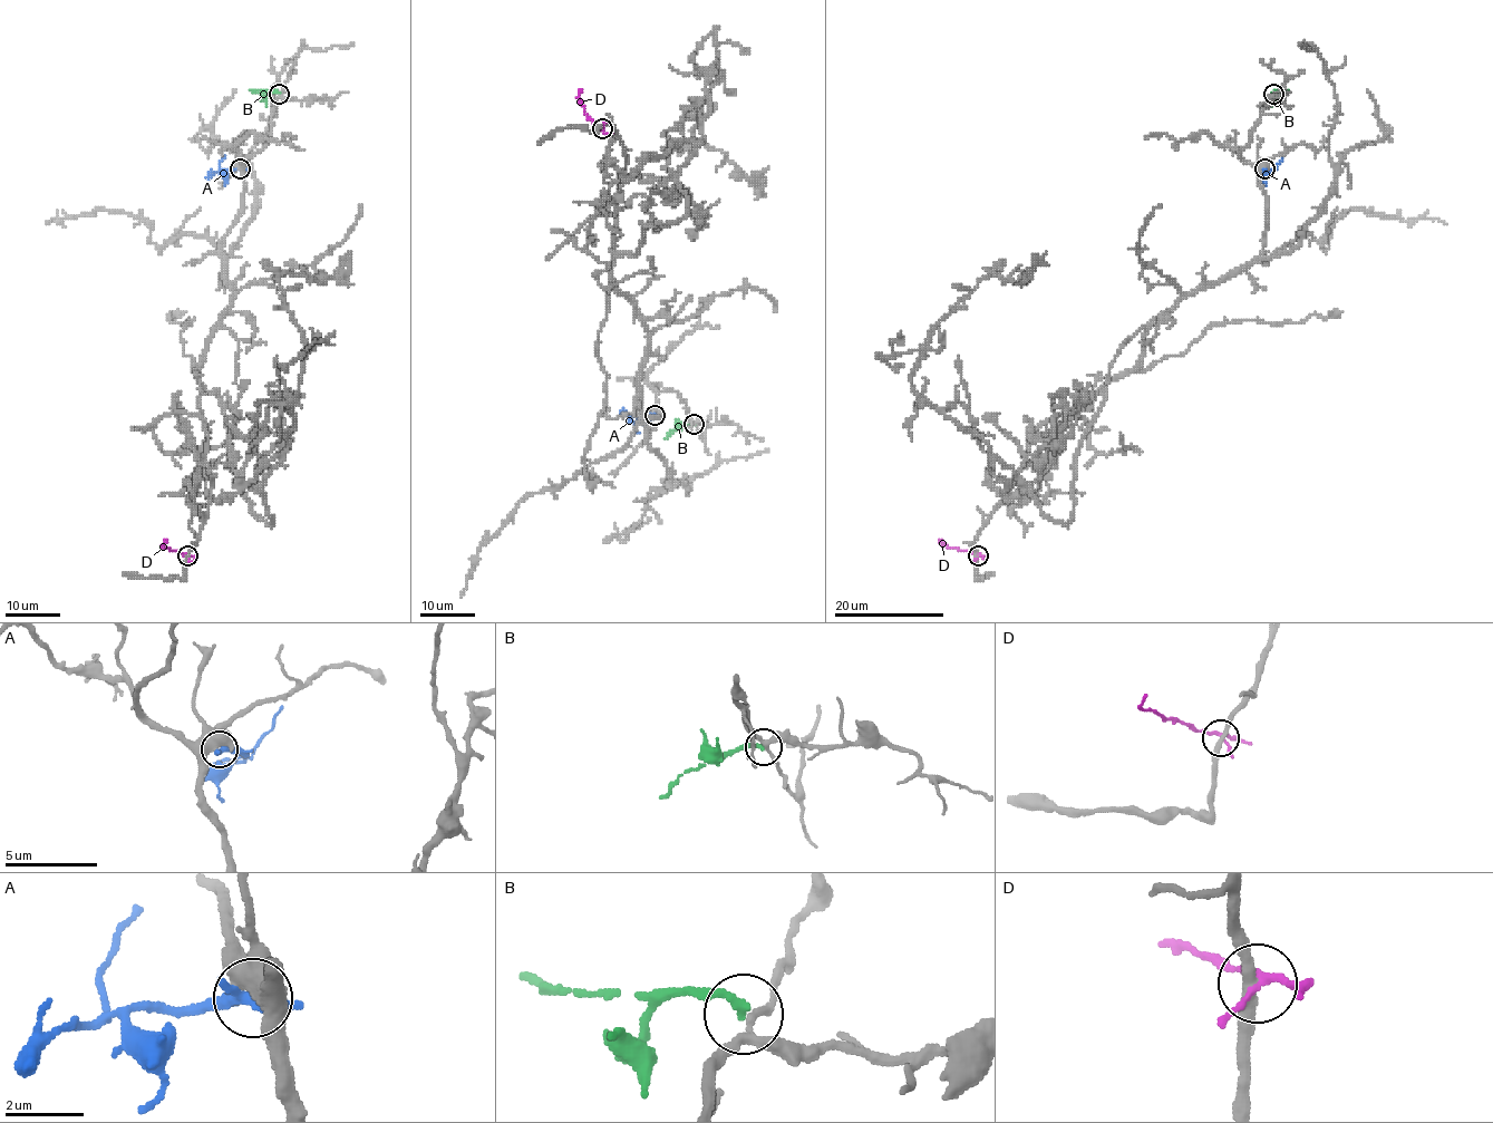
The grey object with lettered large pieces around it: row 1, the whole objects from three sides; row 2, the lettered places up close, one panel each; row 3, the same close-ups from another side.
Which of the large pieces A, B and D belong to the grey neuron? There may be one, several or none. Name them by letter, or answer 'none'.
none

